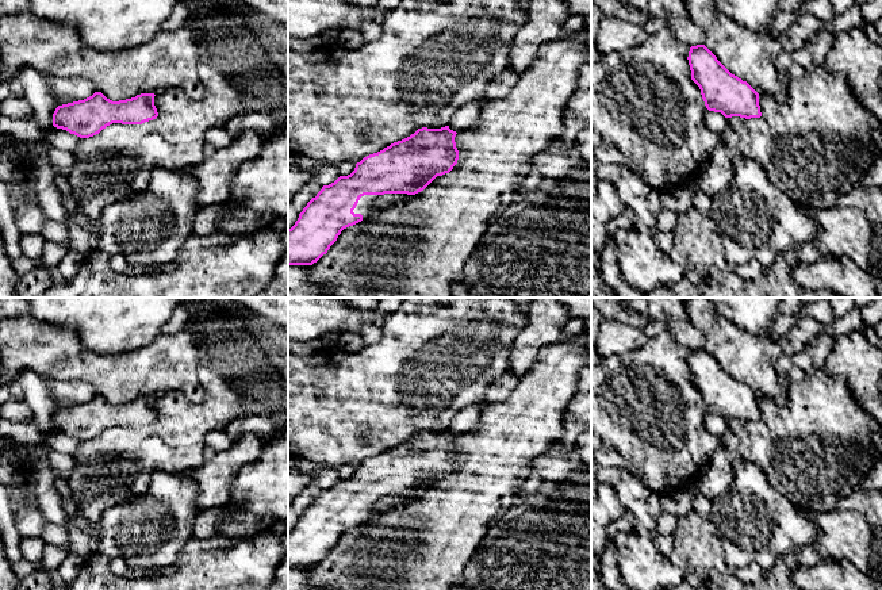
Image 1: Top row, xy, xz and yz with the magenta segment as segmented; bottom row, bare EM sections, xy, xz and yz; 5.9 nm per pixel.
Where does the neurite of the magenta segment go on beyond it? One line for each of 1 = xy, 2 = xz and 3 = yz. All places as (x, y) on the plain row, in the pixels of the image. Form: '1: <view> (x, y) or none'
1: none
2: none
3: none

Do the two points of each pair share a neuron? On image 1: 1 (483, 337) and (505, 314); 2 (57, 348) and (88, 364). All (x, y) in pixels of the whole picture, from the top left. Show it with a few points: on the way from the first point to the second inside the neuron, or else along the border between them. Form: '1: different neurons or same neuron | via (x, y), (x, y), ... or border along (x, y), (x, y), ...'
1: same neuron | via (489, 332), (499, 320)
2: same neuron | via (65, 355), (80, 363)

